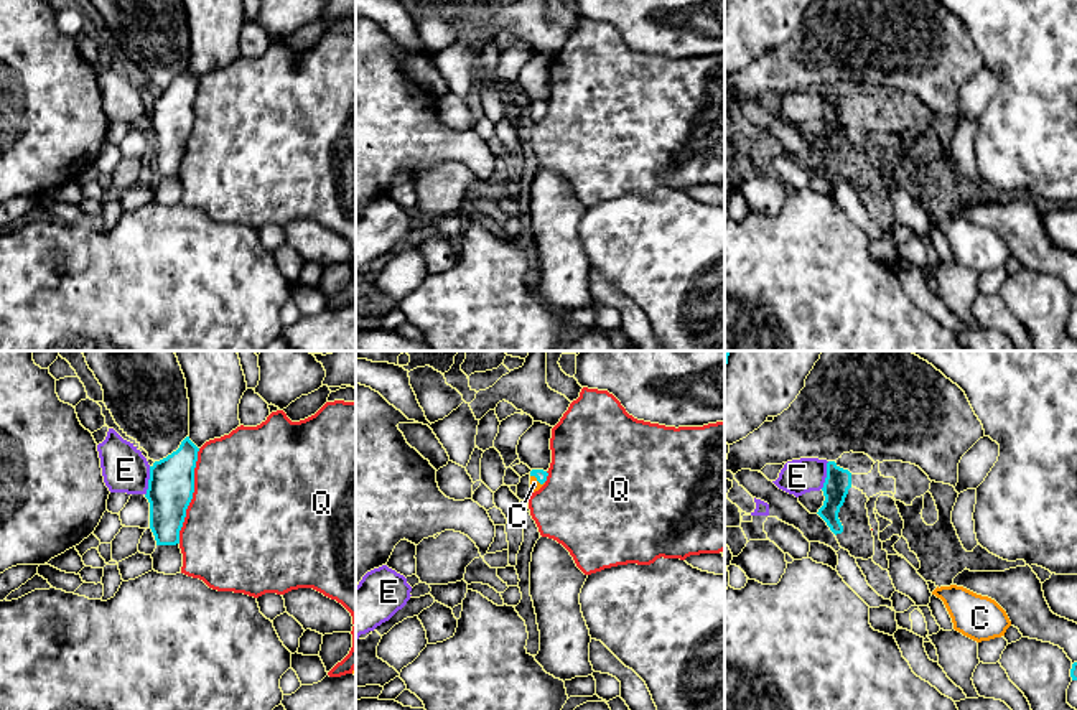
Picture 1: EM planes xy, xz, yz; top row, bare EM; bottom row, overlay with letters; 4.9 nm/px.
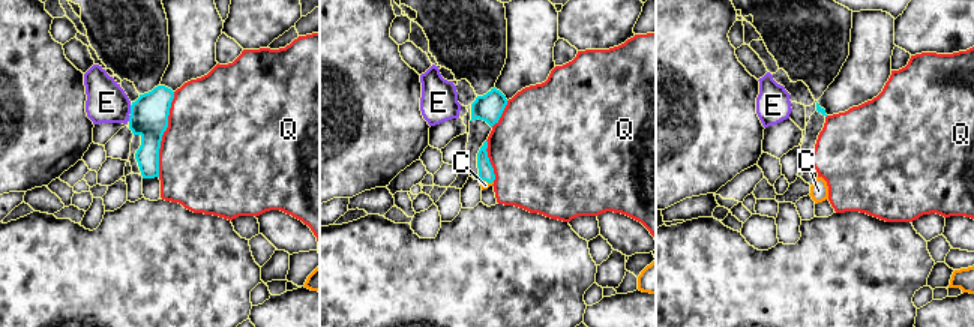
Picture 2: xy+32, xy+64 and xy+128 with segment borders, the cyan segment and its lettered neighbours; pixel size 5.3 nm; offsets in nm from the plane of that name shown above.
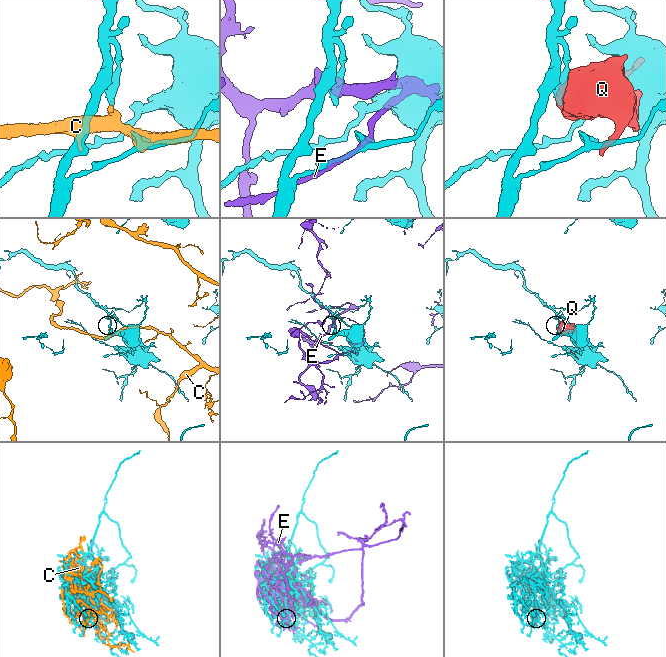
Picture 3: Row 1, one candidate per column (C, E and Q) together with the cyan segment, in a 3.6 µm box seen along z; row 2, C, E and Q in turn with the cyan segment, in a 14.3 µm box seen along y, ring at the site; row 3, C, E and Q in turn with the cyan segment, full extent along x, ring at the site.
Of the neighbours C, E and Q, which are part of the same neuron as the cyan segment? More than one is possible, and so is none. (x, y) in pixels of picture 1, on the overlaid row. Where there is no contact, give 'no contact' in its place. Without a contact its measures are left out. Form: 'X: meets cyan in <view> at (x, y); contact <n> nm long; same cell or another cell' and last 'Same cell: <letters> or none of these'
C: meets cyan in xz at (537, 480); contact 80 nm long; another cell
E: meets cyan in xy at (149, 481); contact 150 nm long; another cell
Q: meets cyan in xy at (191, 496); contact 480 nm long; another cell
Same cell: none of these

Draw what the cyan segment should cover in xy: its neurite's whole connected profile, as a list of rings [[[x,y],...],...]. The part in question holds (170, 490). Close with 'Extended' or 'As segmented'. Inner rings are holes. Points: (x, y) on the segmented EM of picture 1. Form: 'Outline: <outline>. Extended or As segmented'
Outline: [[[186,437],[176,451],[150,466],[145,497],[150,502],[150,529],[156,545],[180,544],[180,530],[194,493],[198,451]]]. As segmented

